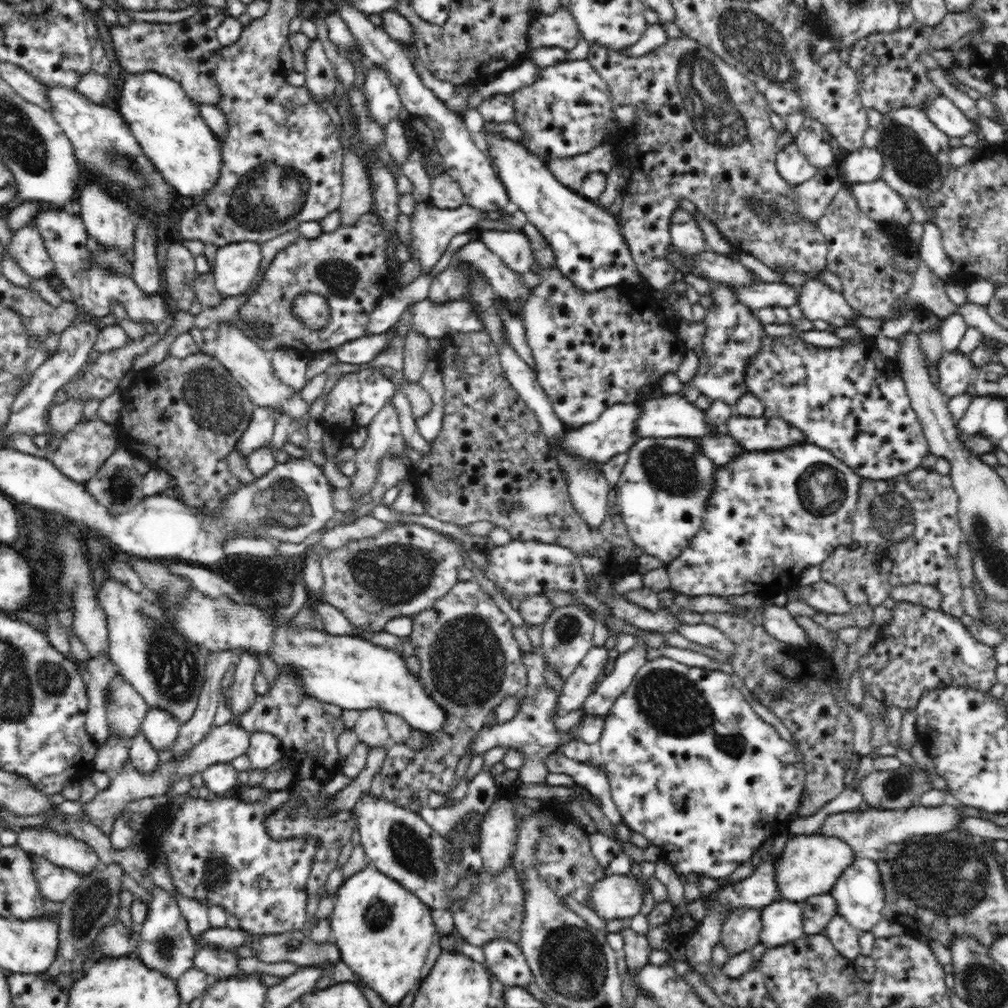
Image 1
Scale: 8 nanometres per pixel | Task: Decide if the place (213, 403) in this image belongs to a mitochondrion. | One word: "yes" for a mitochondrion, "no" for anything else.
yes

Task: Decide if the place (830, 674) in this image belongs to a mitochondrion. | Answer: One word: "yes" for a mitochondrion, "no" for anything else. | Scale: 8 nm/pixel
no

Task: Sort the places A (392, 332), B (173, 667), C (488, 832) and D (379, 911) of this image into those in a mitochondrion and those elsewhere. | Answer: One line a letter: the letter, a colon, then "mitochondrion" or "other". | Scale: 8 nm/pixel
A: other
B: mitochondrion
C: other
D: mitochondrion

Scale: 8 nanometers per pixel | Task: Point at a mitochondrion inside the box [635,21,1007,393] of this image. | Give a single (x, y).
(715, 105)

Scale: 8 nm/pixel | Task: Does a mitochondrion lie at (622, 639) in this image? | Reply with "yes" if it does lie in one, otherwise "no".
no

